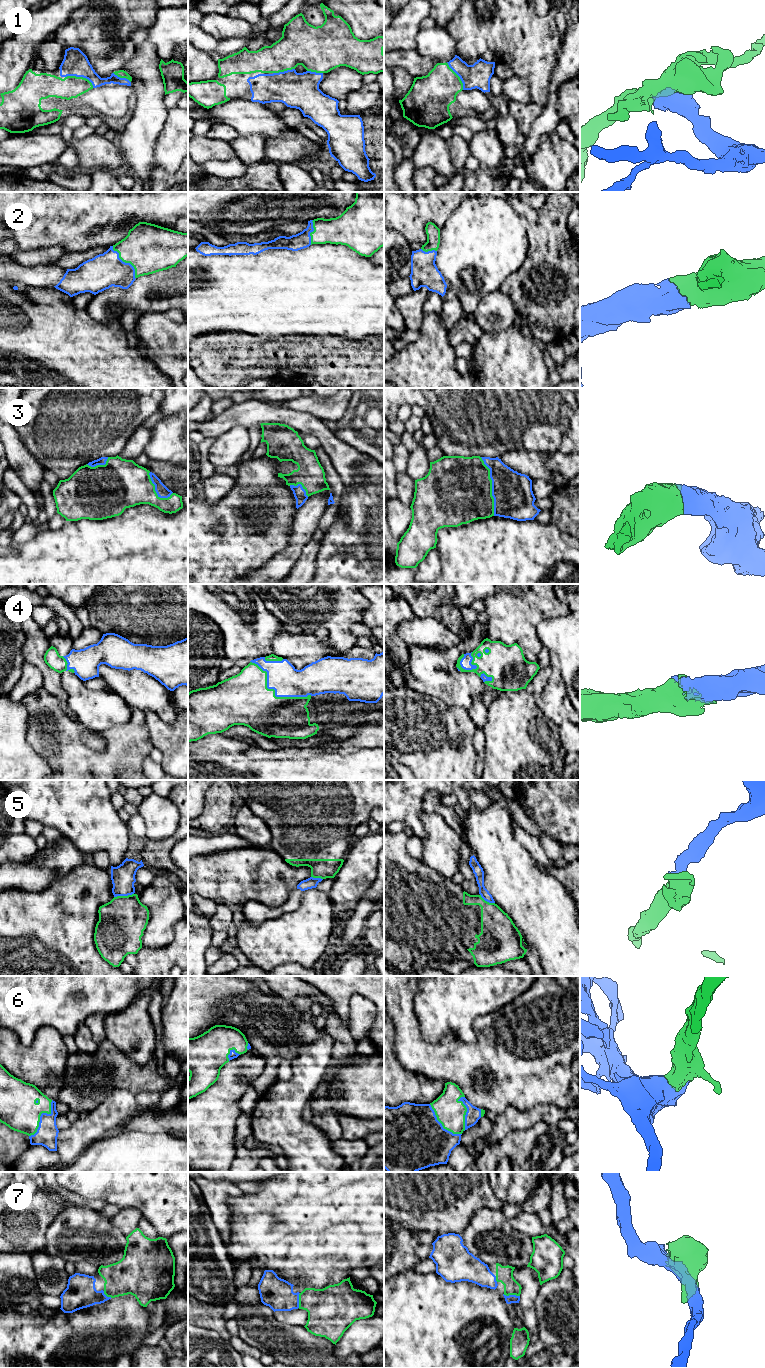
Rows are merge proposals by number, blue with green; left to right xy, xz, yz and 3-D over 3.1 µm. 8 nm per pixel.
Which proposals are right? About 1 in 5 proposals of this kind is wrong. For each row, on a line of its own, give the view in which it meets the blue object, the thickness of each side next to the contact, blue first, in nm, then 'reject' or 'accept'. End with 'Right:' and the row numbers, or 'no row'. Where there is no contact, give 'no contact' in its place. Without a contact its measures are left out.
1: meets blue in xy; 200 nm thick on the blue side, 180 nm on the other; accept
2: meets blue in xy; 280 nm thick on the blue side, 400 nm on the other; accept
3: meets blue in yz; 320 nm thick on the blue side, 500 nm on the other; accept
4: meets blue in xz; 240 nm thick on the blue side, 400 nm on the other; accept
5: meets blue in xy; 190 nm thick on the blue side, 380 nm on the other; reject
6: meets blue in xy; 170 nm thick on the blue side, 300 nm on the other; accept
7: meets blue in yz; 70 nm thick on the blue side, 140 nm on the other; accept
Right: 1, 2, 3, 4, 6, 7

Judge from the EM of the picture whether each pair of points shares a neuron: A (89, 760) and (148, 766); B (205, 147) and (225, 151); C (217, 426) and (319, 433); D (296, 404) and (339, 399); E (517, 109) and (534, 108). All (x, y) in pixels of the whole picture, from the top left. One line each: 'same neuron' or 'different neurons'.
A: different neurons
B: same neuron
C: same neuron
D: same neuron
E: same neuron

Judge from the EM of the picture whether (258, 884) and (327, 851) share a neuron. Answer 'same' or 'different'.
different

